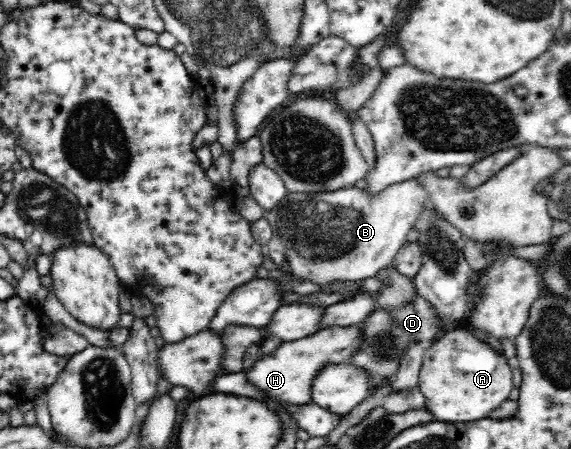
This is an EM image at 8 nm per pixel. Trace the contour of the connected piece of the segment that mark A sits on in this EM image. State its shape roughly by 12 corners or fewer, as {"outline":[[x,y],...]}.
{"outline":[[454,326],[427,346],[418,386],[440,422],[489,418],[513,363]]}

